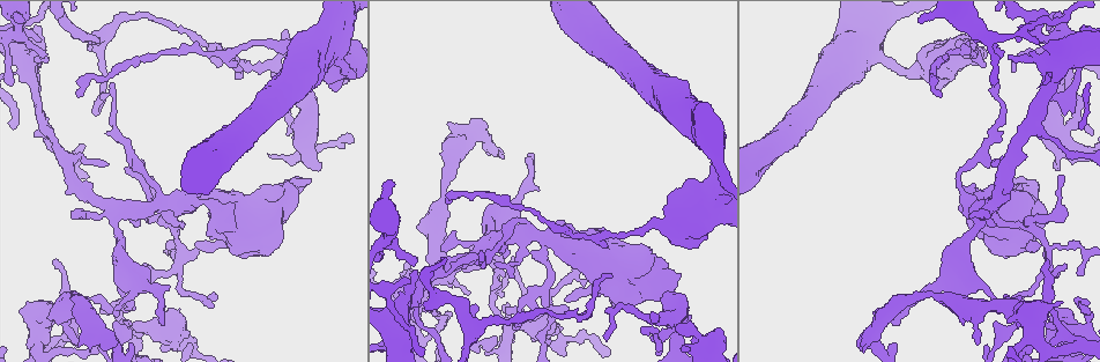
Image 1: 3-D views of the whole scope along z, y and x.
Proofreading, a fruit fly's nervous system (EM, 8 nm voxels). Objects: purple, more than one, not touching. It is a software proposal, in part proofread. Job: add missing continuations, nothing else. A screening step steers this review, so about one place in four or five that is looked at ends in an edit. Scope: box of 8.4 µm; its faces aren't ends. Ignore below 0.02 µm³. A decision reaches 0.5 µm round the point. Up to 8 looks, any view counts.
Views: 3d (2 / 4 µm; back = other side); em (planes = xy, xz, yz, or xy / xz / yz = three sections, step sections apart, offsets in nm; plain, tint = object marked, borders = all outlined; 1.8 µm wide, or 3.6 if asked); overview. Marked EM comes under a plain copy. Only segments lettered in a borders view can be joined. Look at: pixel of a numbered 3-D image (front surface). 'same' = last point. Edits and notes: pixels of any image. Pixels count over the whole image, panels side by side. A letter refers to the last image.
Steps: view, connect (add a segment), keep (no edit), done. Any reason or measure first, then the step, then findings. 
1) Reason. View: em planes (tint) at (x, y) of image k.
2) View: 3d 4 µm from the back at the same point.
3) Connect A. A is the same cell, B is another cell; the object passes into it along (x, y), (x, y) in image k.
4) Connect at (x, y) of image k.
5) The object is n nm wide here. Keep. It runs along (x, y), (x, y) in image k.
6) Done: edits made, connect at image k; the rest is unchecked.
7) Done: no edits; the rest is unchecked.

An open end. View: 3d 2 µm at (161, 324) of image 1.

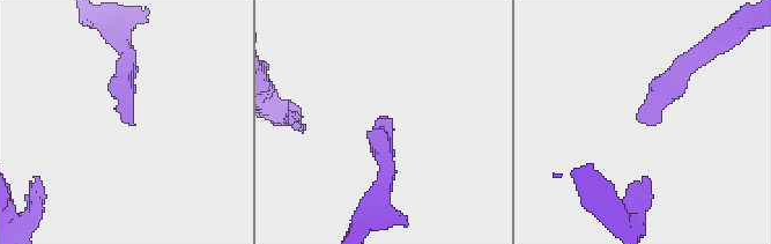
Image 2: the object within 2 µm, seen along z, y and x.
Now the EM. View: em xy step 8 (borders) at (128, 123) of image 2.

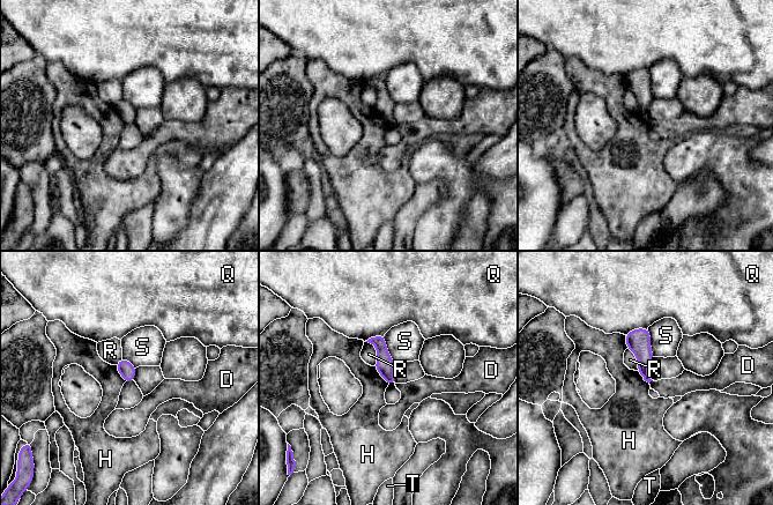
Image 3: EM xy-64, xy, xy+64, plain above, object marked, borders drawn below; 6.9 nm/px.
View: em planes (borders) at the same point.

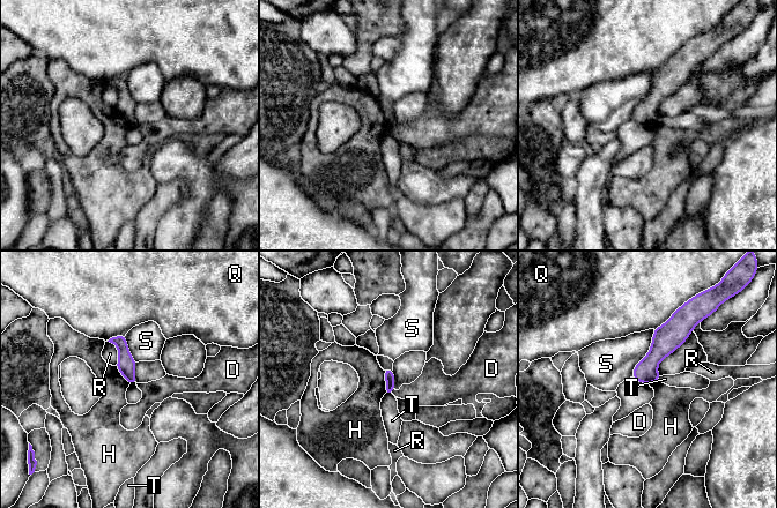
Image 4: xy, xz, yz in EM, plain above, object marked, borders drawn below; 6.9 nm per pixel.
The longest contact is with S, 360 nm. Keep. D, H, Q, R, S and T are other cells; a border runs along (382, 370), (387, 391) in image 4; no lettered segment goes on from it.

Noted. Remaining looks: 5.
Thick turns thin. View: 3d 4 µm at (175, 343) of image 1.

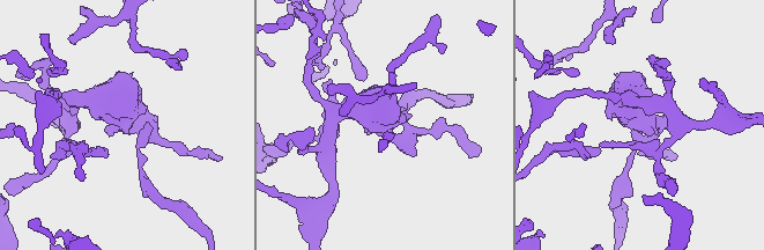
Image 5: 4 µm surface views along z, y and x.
View: em 3.6 µm yz step 16 (tint) at (386, 129) of image 5.

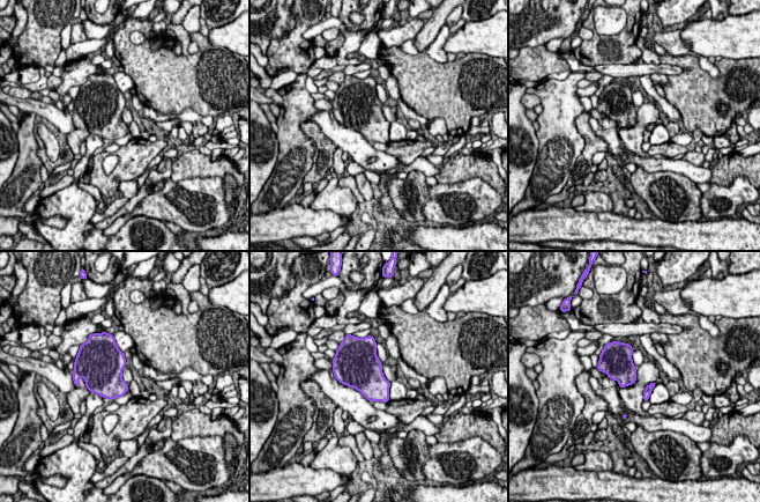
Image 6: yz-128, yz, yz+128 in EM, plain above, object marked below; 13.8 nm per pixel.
Another direction. View: em 3.6 µm planes (borders) at the same point.

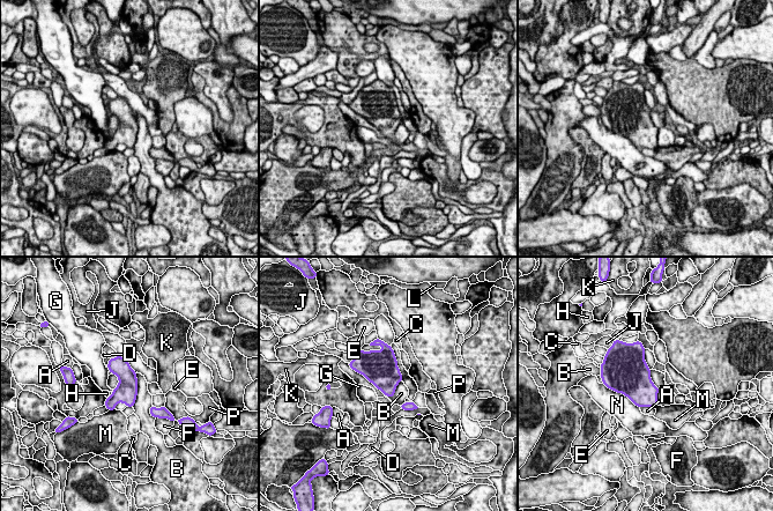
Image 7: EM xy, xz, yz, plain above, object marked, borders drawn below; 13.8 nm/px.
The longest contact is with B, 700 nm. Keep. A, B, C, D, E, F, G, H, J, K, L, M, N and P are other cells; a border runs along (352, 369), (389, 397), (401, 382) in image 7; no lettered segment goes on from it.

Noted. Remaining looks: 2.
View: 3d 2 µm at (70, 293) of image 1.

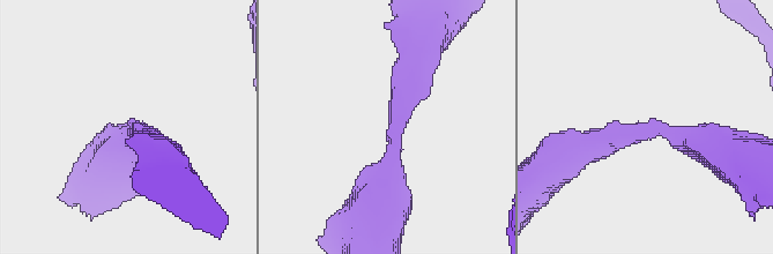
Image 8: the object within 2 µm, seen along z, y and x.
Need the tissue. View: em planes (borders) at (644, 129) of image 8.

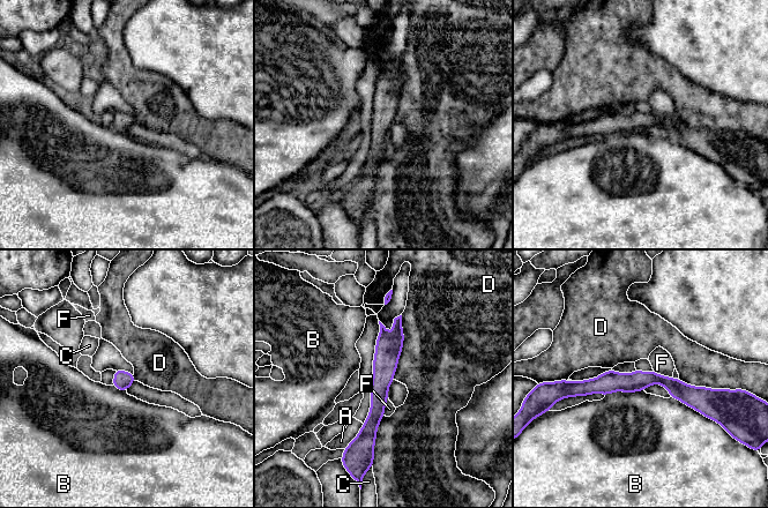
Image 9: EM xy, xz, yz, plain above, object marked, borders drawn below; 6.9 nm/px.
The object is 130 nm wide here. Keep. A, B, C, D and F are other cells; a border runs along (402, 315), (403, 348), (393, 379) in image 9; no lettered segment goes on from it.

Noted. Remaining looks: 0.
Done: no edits; the rest is unchecked.

